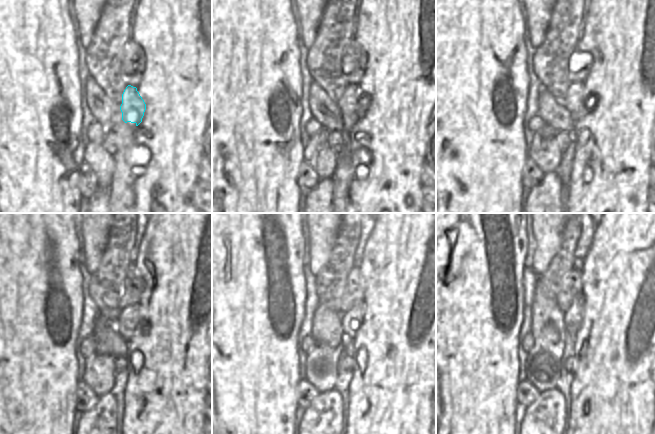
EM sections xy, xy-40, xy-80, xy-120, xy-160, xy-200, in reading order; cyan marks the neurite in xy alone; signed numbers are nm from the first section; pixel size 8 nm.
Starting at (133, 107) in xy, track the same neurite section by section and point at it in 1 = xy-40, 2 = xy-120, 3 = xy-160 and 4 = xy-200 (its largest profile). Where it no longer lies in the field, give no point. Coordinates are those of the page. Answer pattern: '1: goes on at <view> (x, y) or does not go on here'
1: goes on at xy-40 (353, 102)
2: goes on at xy-120 (129, 321)
3: goes on at xy-160 (351, 320)
4: goes on at xy-200 (573, 317)

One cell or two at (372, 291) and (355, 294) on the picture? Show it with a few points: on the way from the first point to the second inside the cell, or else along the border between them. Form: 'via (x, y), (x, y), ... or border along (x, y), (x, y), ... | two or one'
border along (359, 270), (363, 284), (362, 300) | two

